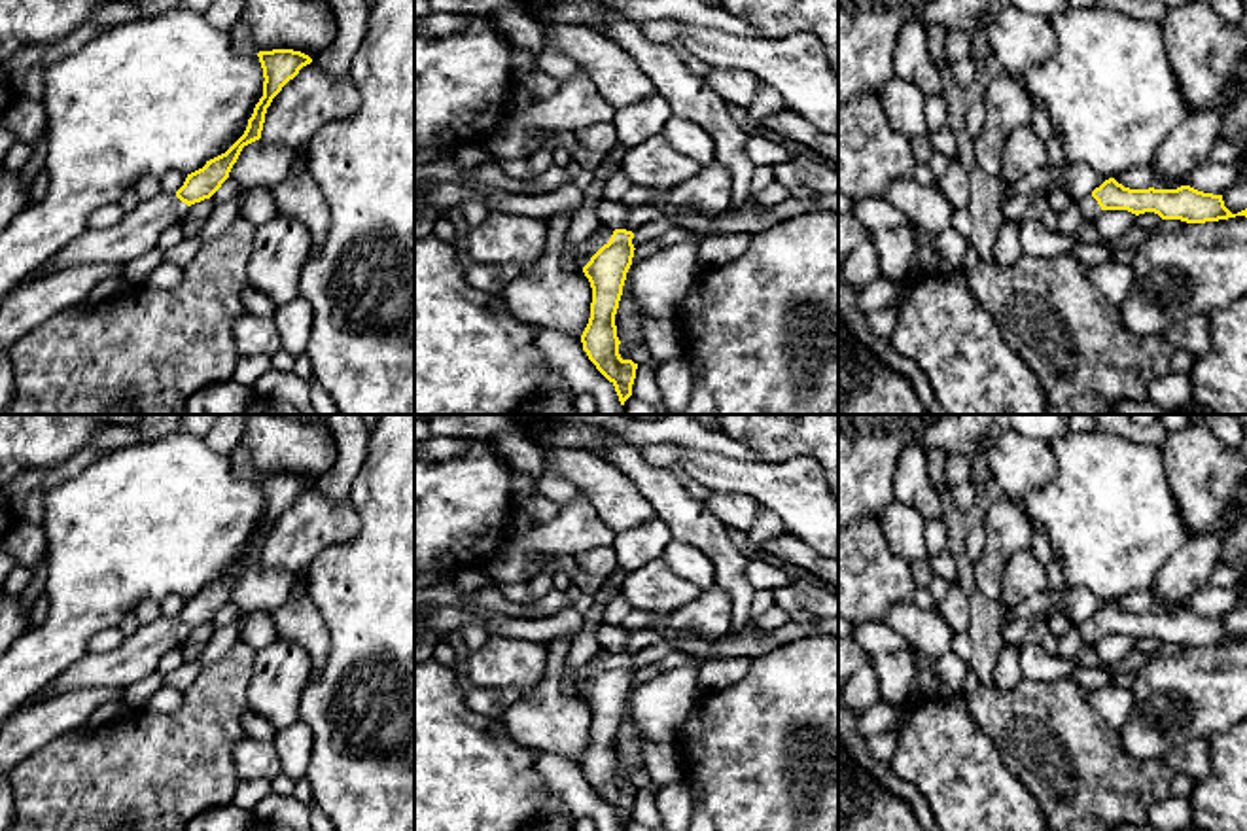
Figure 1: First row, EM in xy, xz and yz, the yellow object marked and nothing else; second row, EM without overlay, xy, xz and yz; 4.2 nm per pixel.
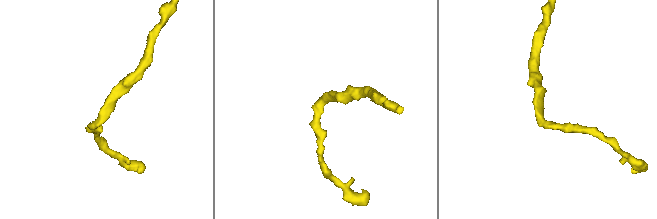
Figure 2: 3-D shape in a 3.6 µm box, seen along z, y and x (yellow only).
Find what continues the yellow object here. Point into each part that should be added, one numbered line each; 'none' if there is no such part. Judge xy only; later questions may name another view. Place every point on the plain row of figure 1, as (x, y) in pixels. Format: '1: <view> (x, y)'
1: xy (137, 657)

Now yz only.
1: yz (1087, 629)

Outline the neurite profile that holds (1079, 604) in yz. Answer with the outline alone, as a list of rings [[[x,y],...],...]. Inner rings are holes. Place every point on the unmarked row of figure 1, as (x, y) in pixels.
[[[1062,587],[1060,591],[1041,591],[1022,604],[1009,608],[1003,611],[1003,617],[1014,619],[1033,619],[1035,615],[1052,613],[1056,610],[1063,610],[1073,625],[1077,627],[1082,621],[1092,619],[1096,611],[1099,611],[1107,600],[1096,596],[1088,589],[1077,587]]]

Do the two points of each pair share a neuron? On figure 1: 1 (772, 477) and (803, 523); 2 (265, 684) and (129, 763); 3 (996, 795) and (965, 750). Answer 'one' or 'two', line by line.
1: one
2: two
3: one

